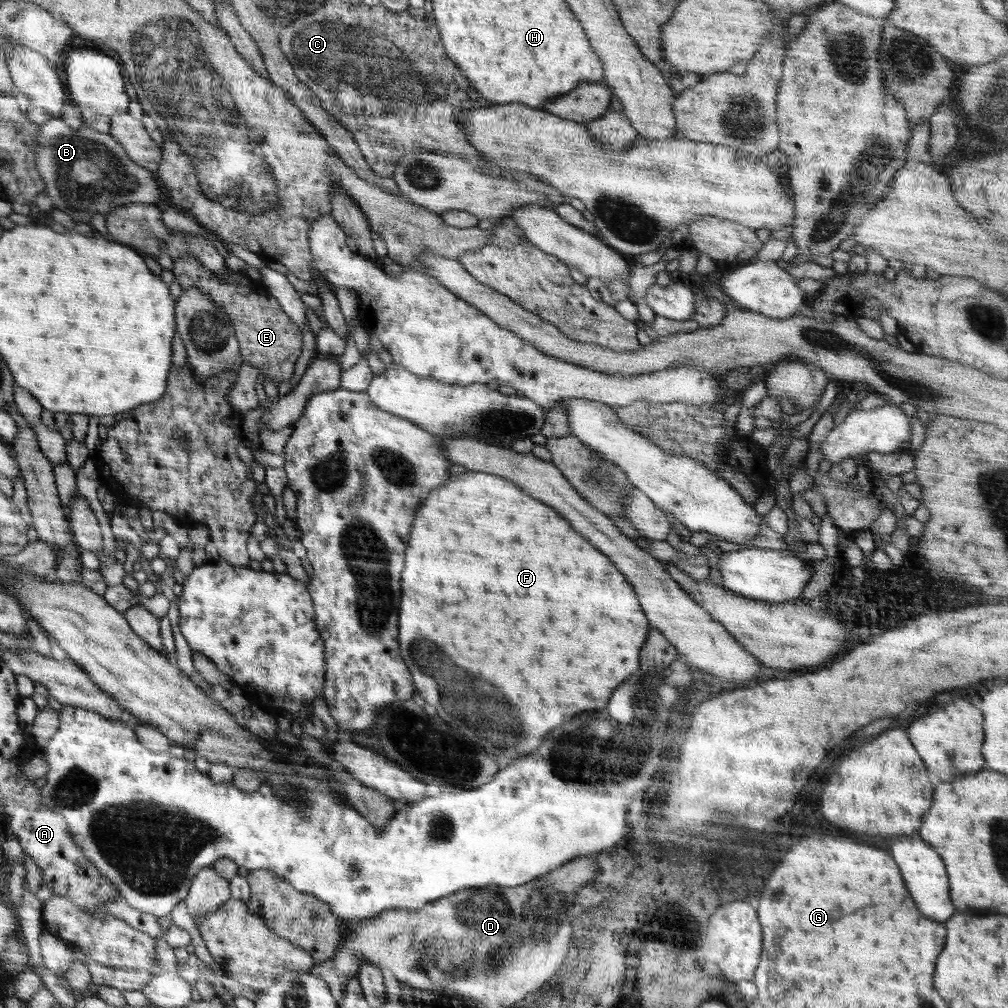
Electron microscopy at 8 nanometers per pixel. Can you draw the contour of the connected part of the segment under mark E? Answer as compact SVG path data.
M184 253L182 260L174 261L174 268L171 271L182 291L197 288L226 311L244 363L254 366L259 376L264 376L264 379L277 385L290 380L294 375L296 360L300 358L302 352L301 329L286 314L266 310L266 294L250 294L250 278L246 280L236 272L216 277L188 253Z

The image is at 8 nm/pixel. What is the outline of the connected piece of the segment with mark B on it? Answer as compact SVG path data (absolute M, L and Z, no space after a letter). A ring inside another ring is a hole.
M52 118L46 123L38 124L41 130L35 138L35 160L37 171L45 180L46 193L51 198L54 208L63 210L74 218L78 224L90 224L92 216L102 214L106 216L111 210L127 204L148 203L159 205L163 209L170 206L164 202L163 188L158 184L153 173L146 168L138 166L124 150L124 147L108 132L101 133L88 126L82 126L77 130L58 118Z

